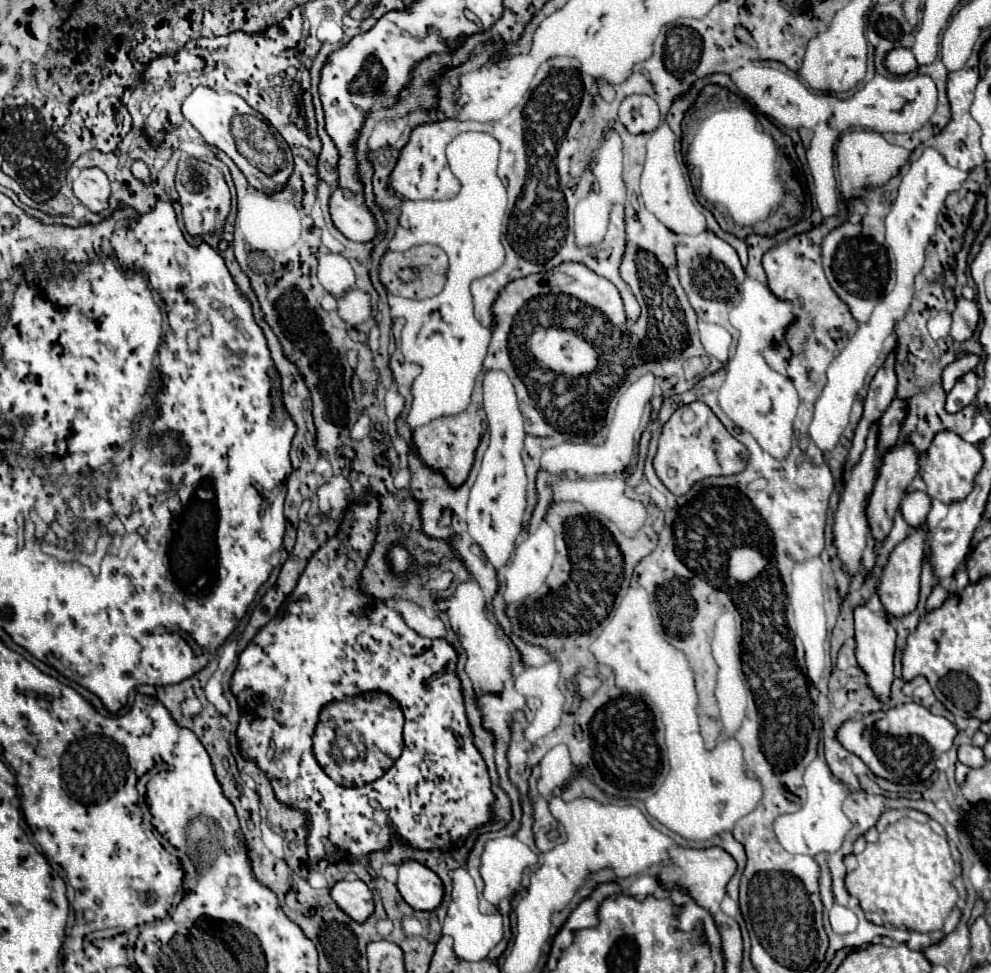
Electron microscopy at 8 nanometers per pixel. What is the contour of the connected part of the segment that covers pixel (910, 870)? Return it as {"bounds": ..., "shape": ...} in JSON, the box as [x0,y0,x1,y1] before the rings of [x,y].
{"bounds":[846,817,958,933],"shape":[[[902,817],[896,823],[886,825],[878,835],[876,843],[868,843],[862,853],[856,855],[858,867],[846,875],[846,889],[852,897],[860,901],[864,911],[880,911],[882,919],[894,927],[906,927],[910,931],[926,933],[932,929],[942,929],[948,913],[954,909],[958,893],[952,885],[954,861],[950,857],[950,847],[944,837],[932,831],[928,823],[918,823],[914,819]]]}

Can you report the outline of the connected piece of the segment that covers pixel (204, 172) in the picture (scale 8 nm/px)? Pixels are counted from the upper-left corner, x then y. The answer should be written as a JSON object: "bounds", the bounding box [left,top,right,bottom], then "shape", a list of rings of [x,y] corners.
{"bounds":[176,157,230,235],"shape":[[[194,157],[178,161],[176,191],[180,195],[184,225],[190,235],[206,235],[222,231],[222,225],[230,213],[230,189],[218,167],[206,161],[198,161]]]}

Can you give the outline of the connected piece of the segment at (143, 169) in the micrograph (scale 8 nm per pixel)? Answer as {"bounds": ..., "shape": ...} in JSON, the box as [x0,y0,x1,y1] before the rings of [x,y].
{"bounds":[132,159,150,183],"shape":[[[136,159],[136,161],[132,163],[132,173],[134,173],[136,179],[140,179],[140,181],[144,181],[144,183],[150,183],[148,167],[146,167],[146,163],[144,163],[142,159]]]}

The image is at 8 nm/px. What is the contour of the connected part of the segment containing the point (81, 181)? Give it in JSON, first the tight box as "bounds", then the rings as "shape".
{"bounds":[72,167,110,213],"shape":[[[98,167],[82,169],[80,177],[76,177],[74,183],[72,183],[72,191],[94,213],[108,207],[110,181],[108,181],[106,173]]]}

